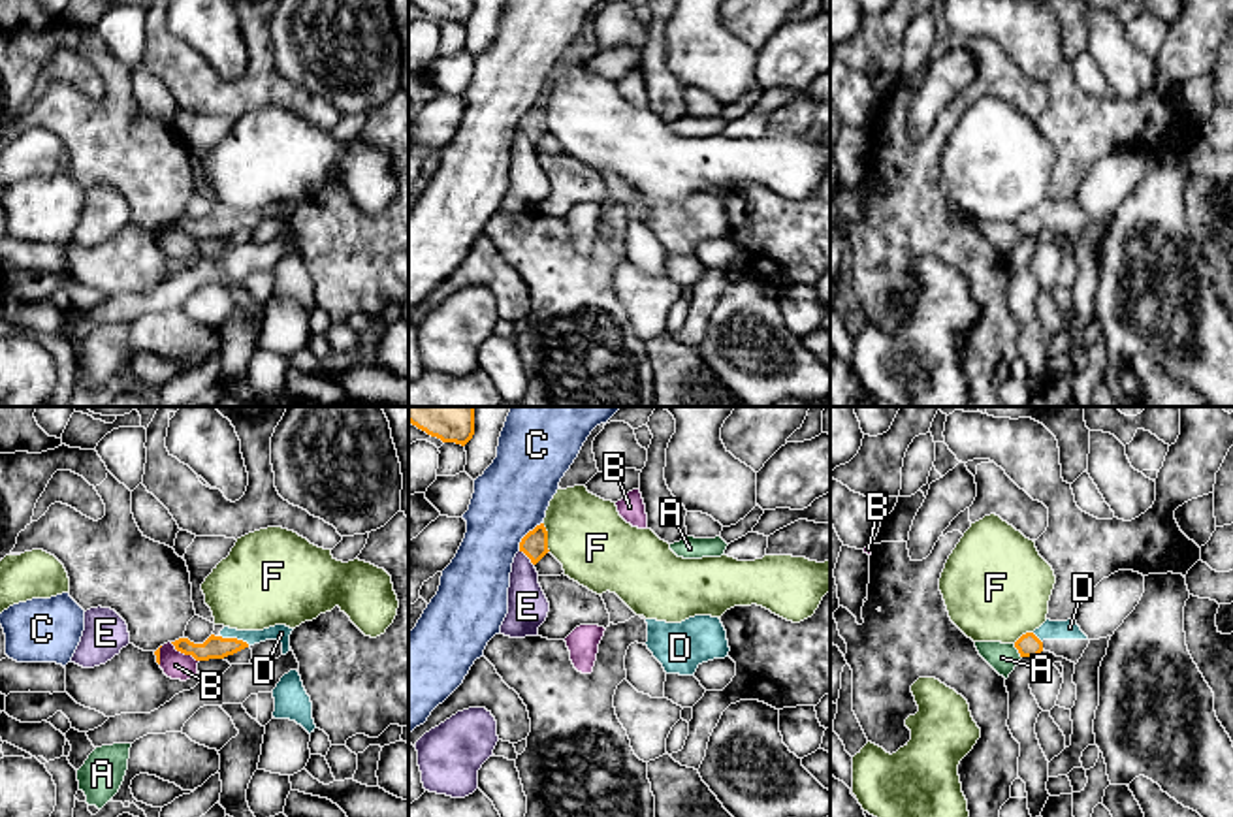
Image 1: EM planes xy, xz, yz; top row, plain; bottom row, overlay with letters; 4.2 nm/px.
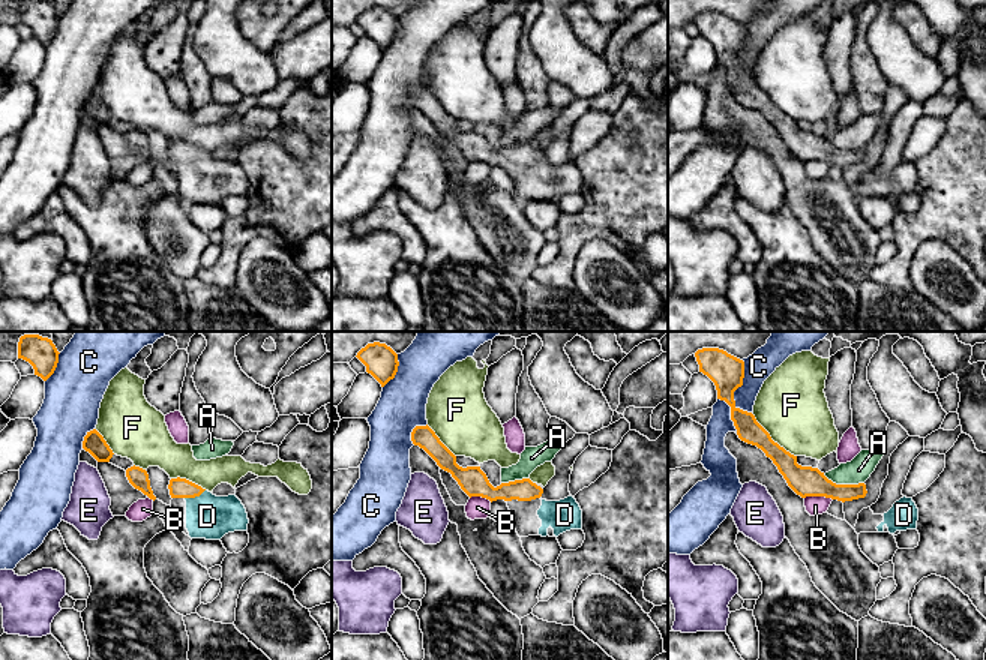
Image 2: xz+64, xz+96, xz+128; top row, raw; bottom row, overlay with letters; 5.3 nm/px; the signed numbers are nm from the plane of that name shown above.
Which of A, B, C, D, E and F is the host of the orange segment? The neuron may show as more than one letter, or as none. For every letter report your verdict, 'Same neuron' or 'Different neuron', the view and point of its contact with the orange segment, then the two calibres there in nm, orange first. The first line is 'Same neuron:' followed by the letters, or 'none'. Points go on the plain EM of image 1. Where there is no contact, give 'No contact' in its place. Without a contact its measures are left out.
Same neuron: D
A: Different neuron. Touches orange at yz (1019, 230). Thickness 100 nm (orange) against 120 nm
B: Different neuron. Touches orange at xy (185, 232). Thickness 100 nm (orange) against 120 nm
C: Different neuron. Touches orange at xz (526, 113). Thickness 110 nm (orange) against 320 nm
D: Same neuron. Touches orange at xy (236, 217). Thickness 100 nm (orange) against 80 nm
E: Different neuron. Touches orange at xz (528, 134). Thickness 110 nm (orange) against 180 nm
F: Different neuron. Touches orange at xz (546, 115). Thickness 110 nm (orange) against 340 nm

